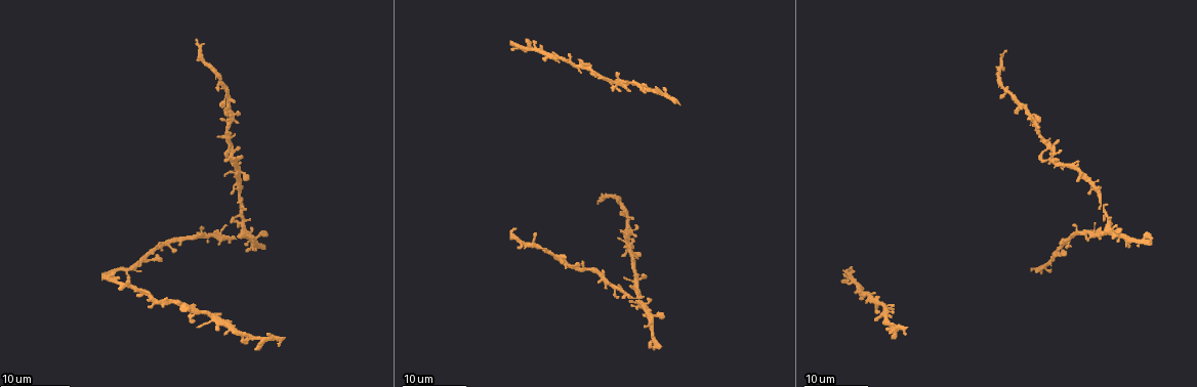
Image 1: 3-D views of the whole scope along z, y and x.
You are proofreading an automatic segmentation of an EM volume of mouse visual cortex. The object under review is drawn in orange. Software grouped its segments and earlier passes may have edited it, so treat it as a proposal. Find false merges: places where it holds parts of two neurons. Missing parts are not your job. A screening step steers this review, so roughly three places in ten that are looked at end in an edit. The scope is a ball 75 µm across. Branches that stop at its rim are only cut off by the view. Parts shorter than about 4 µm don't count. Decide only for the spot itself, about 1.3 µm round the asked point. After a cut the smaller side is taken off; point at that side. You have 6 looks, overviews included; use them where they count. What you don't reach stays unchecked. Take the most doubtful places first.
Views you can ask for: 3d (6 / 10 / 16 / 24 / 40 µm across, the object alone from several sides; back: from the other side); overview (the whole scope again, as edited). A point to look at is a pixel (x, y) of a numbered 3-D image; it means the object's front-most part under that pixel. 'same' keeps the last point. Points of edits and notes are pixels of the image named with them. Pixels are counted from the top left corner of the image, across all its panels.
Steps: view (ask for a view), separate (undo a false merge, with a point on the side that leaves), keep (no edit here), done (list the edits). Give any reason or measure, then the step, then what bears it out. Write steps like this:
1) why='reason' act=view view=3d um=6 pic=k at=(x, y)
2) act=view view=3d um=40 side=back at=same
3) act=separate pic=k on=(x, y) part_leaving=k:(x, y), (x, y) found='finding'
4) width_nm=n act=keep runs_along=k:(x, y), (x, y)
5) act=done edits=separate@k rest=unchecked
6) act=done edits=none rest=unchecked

why='four or more arms meet' act=view view=3d um=24 pic=1 at=(534, 242)

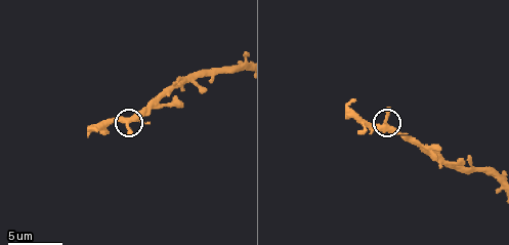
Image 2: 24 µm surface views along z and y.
why='zoom in' act=view view=3d um=10 pic=2 at=(385, 122)

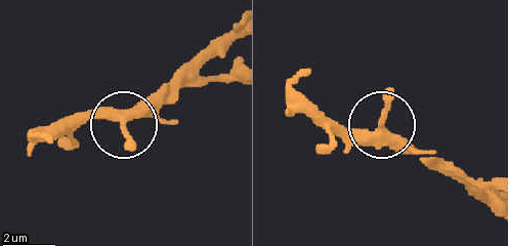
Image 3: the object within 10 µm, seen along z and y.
arms=4 act=keep runs_along=3:(234, 38), (130, 115), (66, 115) found='all the same neuron'

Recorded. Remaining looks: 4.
why='three-way junction' act=view view=3d um=24 pic=1 at=(611, 80)

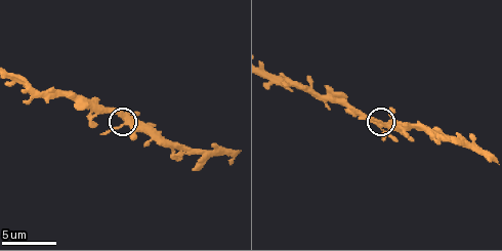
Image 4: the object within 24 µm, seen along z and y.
act=view view=3d um=6 pic=4 at=(124, 118)

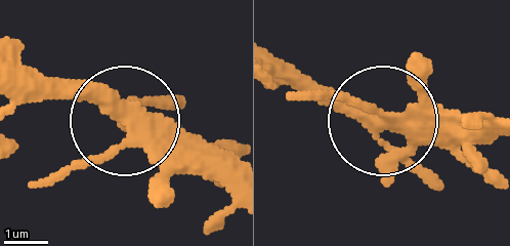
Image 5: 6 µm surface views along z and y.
side_arm_um=12 act=keep found='one neuron here'

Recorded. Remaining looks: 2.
why='two arms in line, one across' act=view view=3d um=24 pic=1 at=(1100, 198)

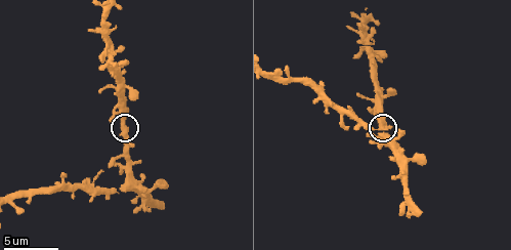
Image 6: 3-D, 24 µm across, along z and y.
why='zoom in' act=view view=3d um=6 pic=6 at=(122, 130)

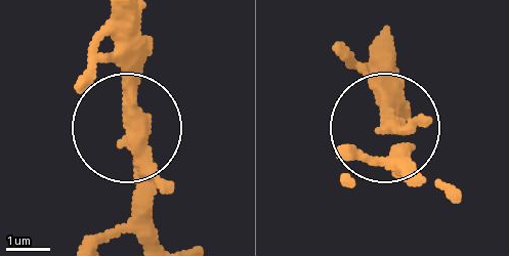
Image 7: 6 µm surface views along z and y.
act=keep found='continuous, no second neuron'

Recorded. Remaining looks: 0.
act=done edits=none rest=unchecked

